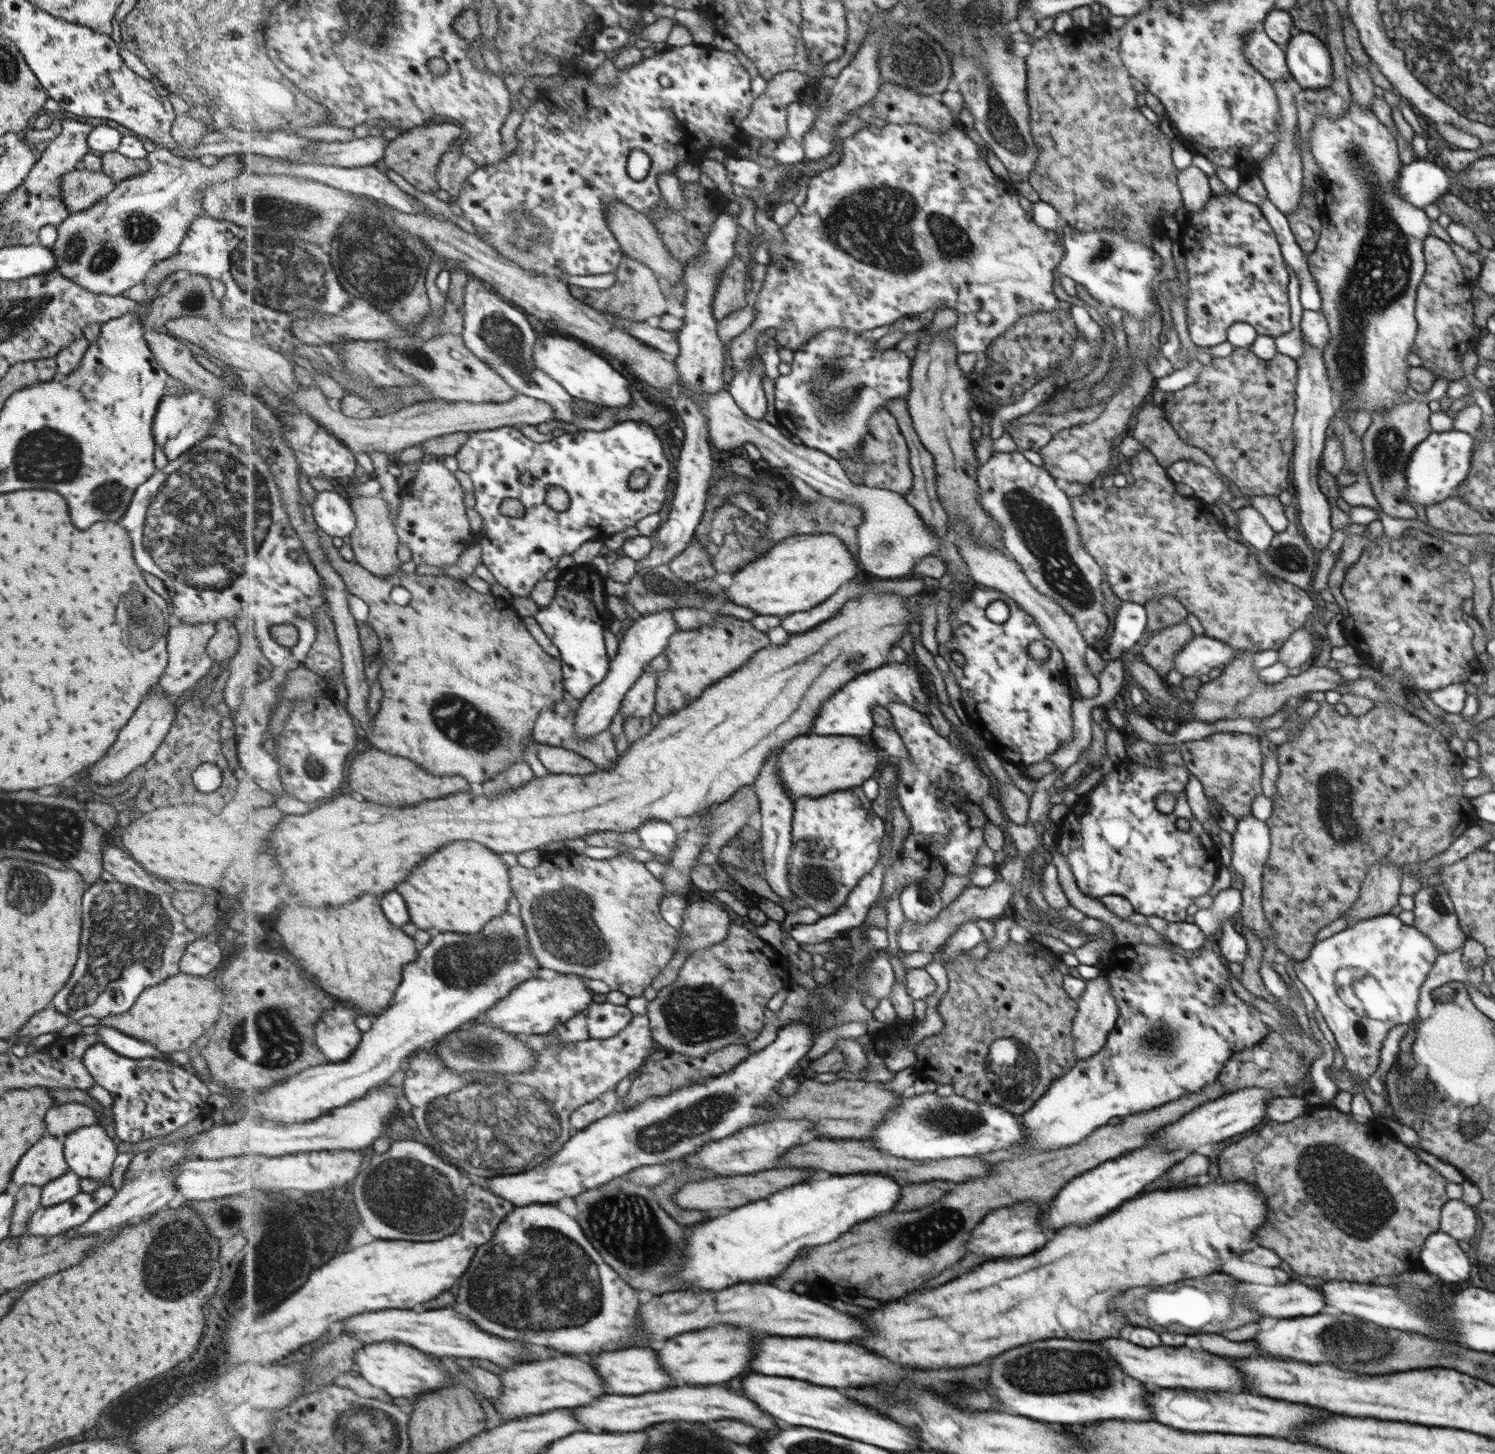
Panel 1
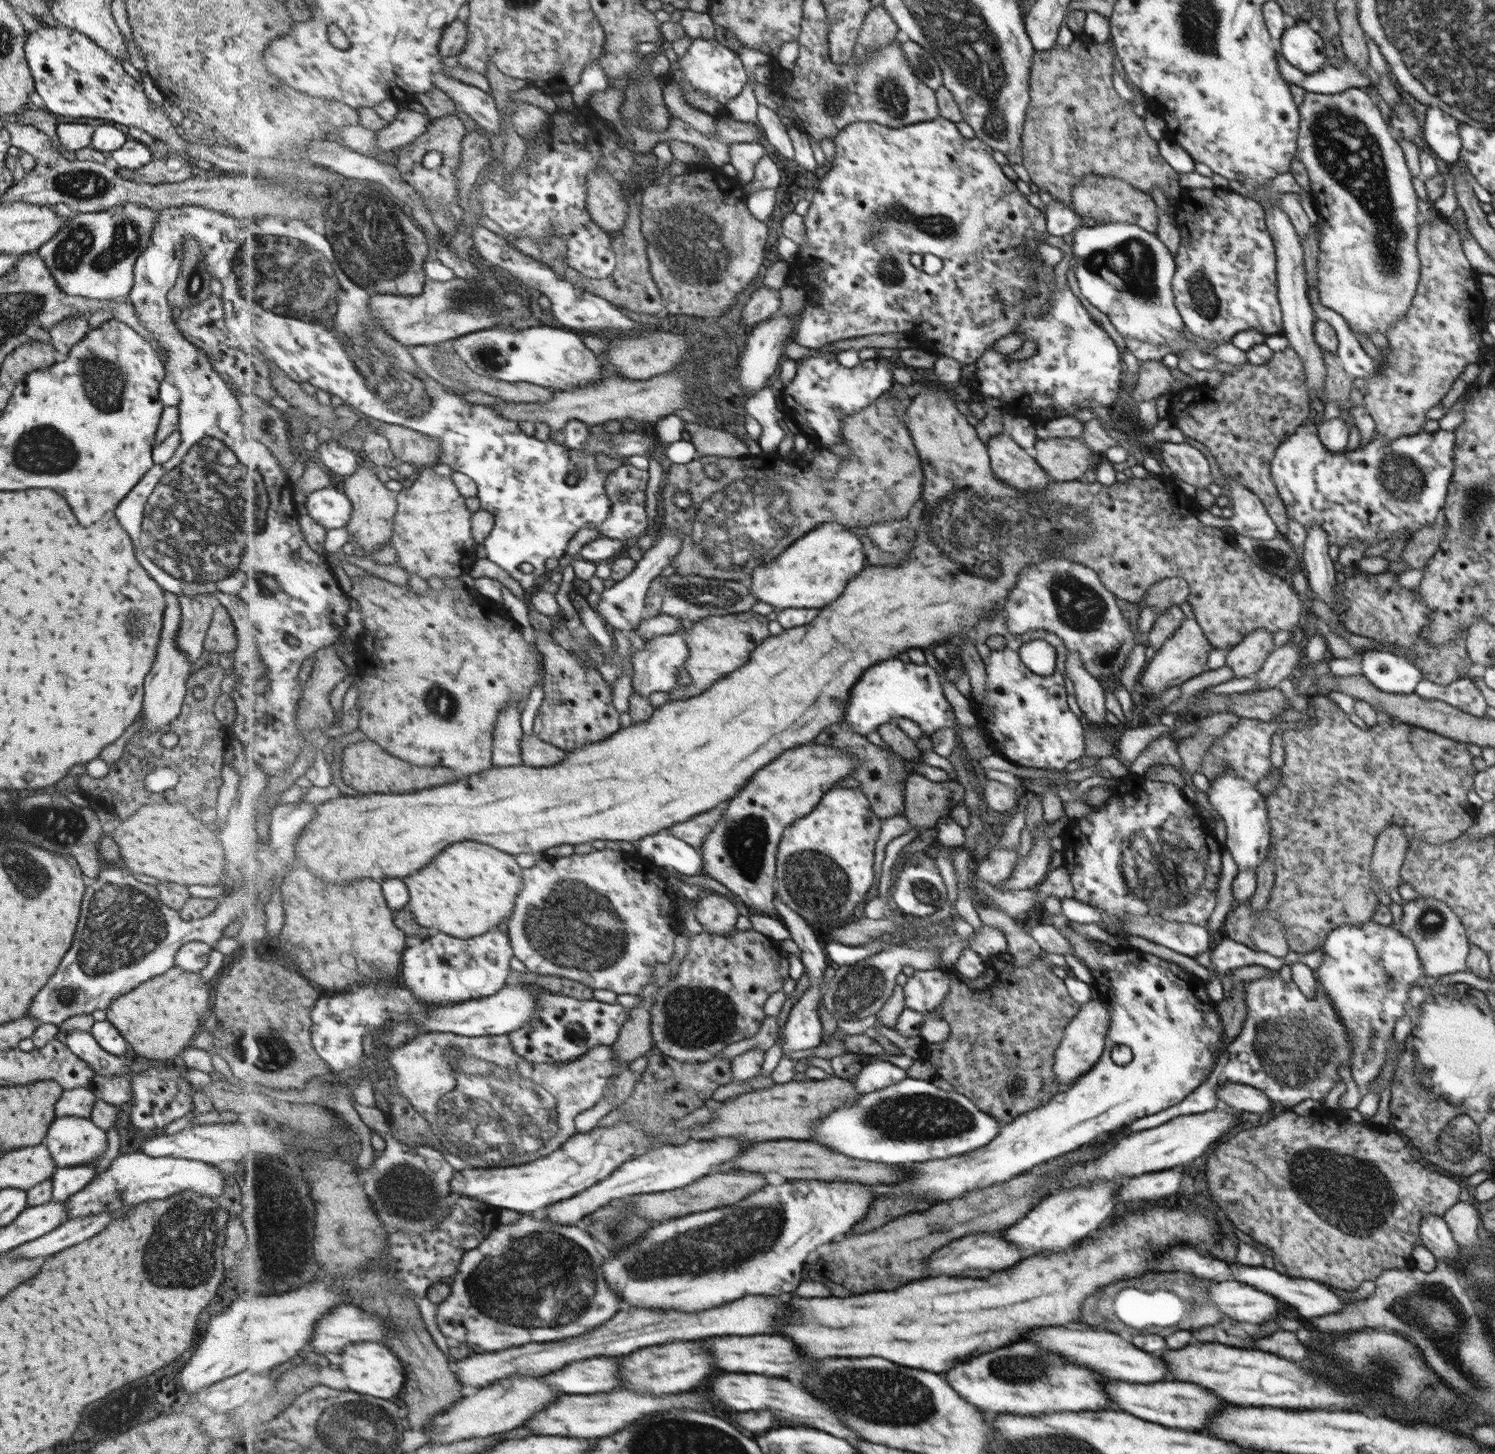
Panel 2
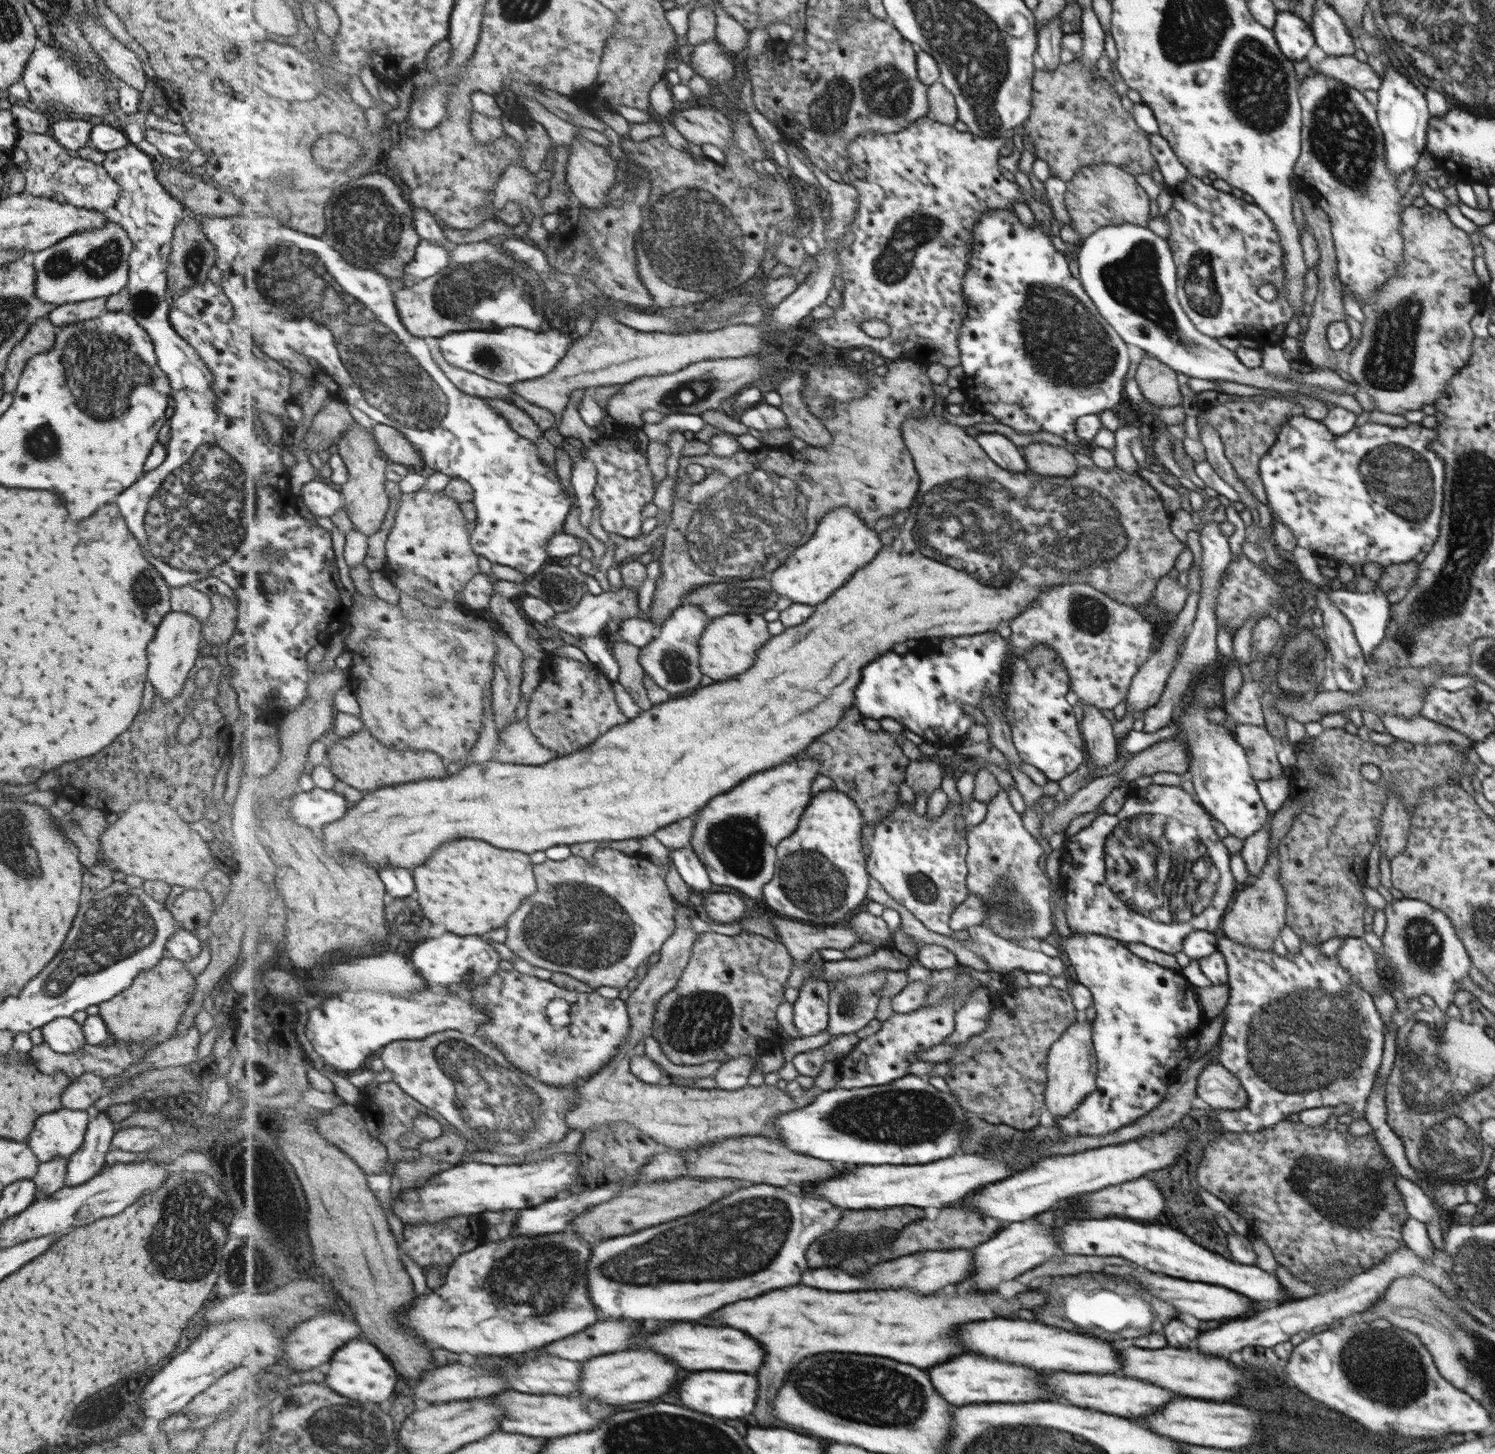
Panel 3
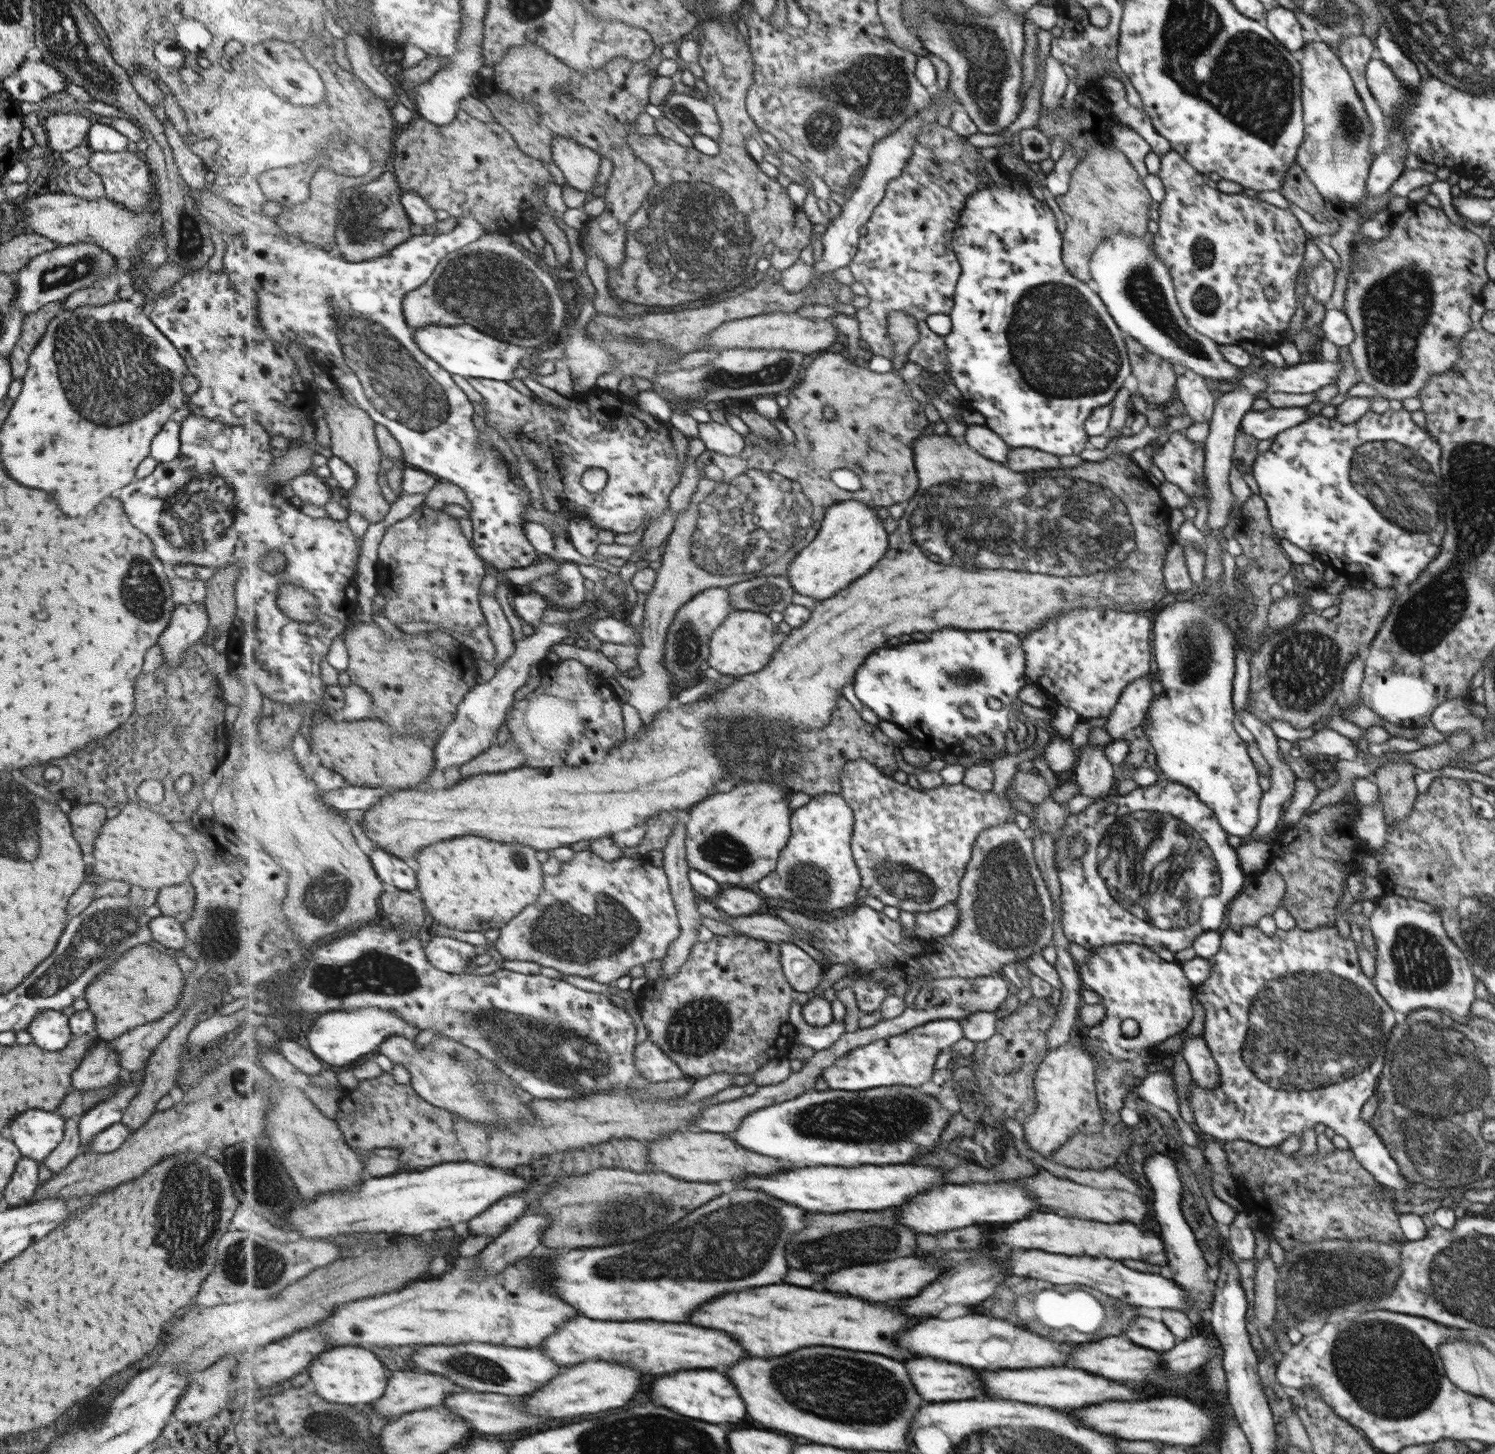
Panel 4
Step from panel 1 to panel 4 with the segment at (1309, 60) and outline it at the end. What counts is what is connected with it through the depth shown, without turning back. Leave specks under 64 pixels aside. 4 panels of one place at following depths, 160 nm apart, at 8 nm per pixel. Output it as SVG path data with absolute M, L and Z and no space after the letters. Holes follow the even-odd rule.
M1282 5L1267 11L1267 21L1264 23L1272 33L1290 50L1300 50L1304 46L1304 38L1302 38L1302 28L1300 23L1294 16L1294 11L1290 12Z

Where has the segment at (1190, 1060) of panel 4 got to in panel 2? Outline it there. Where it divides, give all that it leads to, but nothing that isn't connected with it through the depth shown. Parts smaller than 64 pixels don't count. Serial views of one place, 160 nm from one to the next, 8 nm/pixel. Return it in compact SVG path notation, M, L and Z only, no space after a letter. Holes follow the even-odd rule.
M1224 1081L1217 1088L1217 1098L1223 1106L1233 1110L1262 1114L1265 1118L1274 1114L1273 1104L1263 1090L1234 1081Z

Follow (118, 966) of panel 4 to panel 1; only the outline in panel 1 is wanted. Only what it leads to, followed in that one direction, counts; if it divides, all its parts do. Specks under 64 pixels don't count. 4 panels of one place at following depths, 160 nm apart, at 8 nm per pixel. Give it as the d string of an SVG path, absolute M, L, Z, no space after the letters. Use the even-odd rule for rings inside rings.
M180 972L145 988L126 1012L103 1018L93 1026L83 1026L79 1034L95 1034L99 1026L112 1027L135 1040L150 1043L162 1052L164 1058L172 1060L173 1053L190 1051L202 1034L212 1032L222 1001L223 990L217 980L208 980L205 976L191 977Z

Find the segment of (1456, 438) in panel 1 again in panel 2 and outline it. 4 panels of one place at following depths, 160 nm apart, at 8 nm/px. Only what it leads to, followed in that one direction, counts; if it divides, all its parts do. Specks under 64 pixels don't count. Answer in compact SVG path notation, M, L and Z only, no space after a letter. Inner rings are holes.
M1317 418L1306 420L1297 433L1277 447L1276 456L1271 460L1273 481L1285 502L1289 518L1302 524L1305 530L1319 524L1327 534L1329 544L1336 544L1341 549L1353 540L1376 544L1386 538L1396 541L1401 534L1406 534L1410 540L1414 532L1435 523L1438 511L1445 505L1448 485L1455 472L1454 431L1440 429L1430 434L1412 434L1396 438L1396 442L1388 442L1375 431L1364 448L1335 453L1322 444L1318 428Z

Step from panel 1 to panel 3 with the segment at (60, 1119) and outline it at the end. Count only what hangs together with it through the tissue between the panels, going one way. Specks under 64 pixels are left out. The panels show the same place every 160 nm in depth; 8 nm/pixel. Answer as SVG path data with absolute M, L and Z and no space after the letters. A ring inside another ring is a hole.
M89 1072L79 1076L64 1089L61 1101L67 1109L92 1112L90 1106L105 1093L104 1079L94 1072Z

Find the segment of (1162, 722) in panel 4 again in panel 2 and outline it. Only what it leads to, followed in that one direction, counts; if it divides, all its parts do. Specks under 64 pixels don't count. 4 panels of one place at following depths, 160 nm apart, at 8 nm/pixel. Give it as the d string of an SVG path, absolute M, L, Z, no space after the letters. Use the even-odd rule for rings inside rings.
M1224 770L1214 778L1207 795L1210 806L1225 822L1226 843L1223 848L1232 854L1240 871L1250 869L1256 872L1257 866L1268 856L1271 840L1271 824L1265 797L1258 792L1257 786L1230 770Z

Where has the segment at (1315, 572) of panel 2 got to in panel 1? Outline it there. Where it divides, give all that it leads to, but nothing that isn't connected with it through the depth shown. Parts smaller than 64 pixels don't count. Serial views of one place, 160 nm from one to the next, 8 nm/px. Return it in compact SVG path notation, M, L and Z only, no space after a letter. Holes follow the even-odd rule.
M1304 338L1304 354L1298 358L1298 384L1296 386L1297 400L1295 405L1294 431L1294 488L1296 488L1296 518L1297 525L1302 531L1308 544L1320 554L1332 536L1333 529L1330 526L1330 503L1319 489L1317 483L1317 472L1320 468L1323 449L1326 440L1326 430L1332 425L1335 416L1335 405L1333 402L1333 388L1328 378L1323 354L1320 354L1308 340Z

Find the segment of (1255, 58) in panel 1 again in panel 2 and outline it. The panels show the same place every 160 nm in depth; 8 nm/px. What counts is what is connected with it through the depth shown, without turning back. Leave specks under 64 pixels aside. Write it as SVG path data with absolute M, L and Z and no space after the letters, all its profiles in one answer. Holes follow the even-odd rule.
M1278 53L1277 59L1283 79L1293 82L1292 84L1299 86L1307 93L1337 94L1372 86L1368 74L1363 73L1356 63L1346 57L1339 64L1331 64L1326 61L1323 69L1312 74L1298 70L1280 53Z

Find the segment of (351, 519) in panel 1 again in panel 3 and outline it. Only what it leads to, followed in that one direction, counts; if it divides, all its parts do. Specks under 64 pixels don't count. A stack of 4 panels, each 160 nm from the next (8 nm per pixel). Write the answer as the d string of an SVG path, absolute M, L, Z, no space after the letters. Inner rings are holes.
M318 480L310 481L302 488L303 500L309 510L314 515L327 516L328 518L332 518L344 506L342 493L334 486Z

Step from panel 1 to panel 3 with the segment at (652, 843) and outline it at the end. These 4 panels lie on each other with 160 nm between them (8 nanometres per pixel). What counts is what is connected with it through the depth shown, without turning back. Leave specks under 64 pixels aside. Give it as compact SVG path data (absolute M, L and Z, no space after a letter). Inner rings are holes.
M692 846L671 850L671 855L683 880L693 891L699 892L714 888L715 882L710 876L708 867Z

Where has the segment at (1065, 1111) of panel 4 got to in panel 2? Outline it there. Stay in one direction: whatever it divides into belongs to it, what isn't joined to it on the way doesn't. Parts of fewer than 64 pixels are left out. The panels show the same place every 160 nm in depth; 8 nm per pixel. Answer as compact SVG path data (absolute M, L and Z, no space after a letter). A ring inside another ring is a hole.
M1090 999L1081 1006L1082 1014L1074 1019L1074 1026L1066 1030L1066 1038L1061 1038L1062 1050L1058 1050L1058 1082L1061 1082L1064 1088L1082 1077L1083 1074L1092 1070L1092 1067L1102 1057L1106 1035L1110 1026L1110 1008L1098 999Z

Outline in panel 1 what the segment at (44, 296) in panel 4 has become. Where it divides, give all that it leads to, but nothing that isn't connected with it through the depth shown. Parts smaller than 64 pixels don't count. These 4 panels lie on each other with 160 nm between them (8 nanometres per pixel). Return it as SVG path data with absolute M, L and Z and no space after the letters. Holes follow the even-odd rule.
M157 147L146 156L150 163L147 172L115 182L114 190L106 198L82 212L68 215L57 226L58 237L51 248L57 259L57 270L82 289L95 294L119 296L139 285L156 261L178 252L190 221L203 212L200 190L216 185L217 182L234 180L238 173L247 172L247 168L243 168L242 159L243 155L226 156L220 158L216 165L207 167L196 158L187 158L178 152Z

